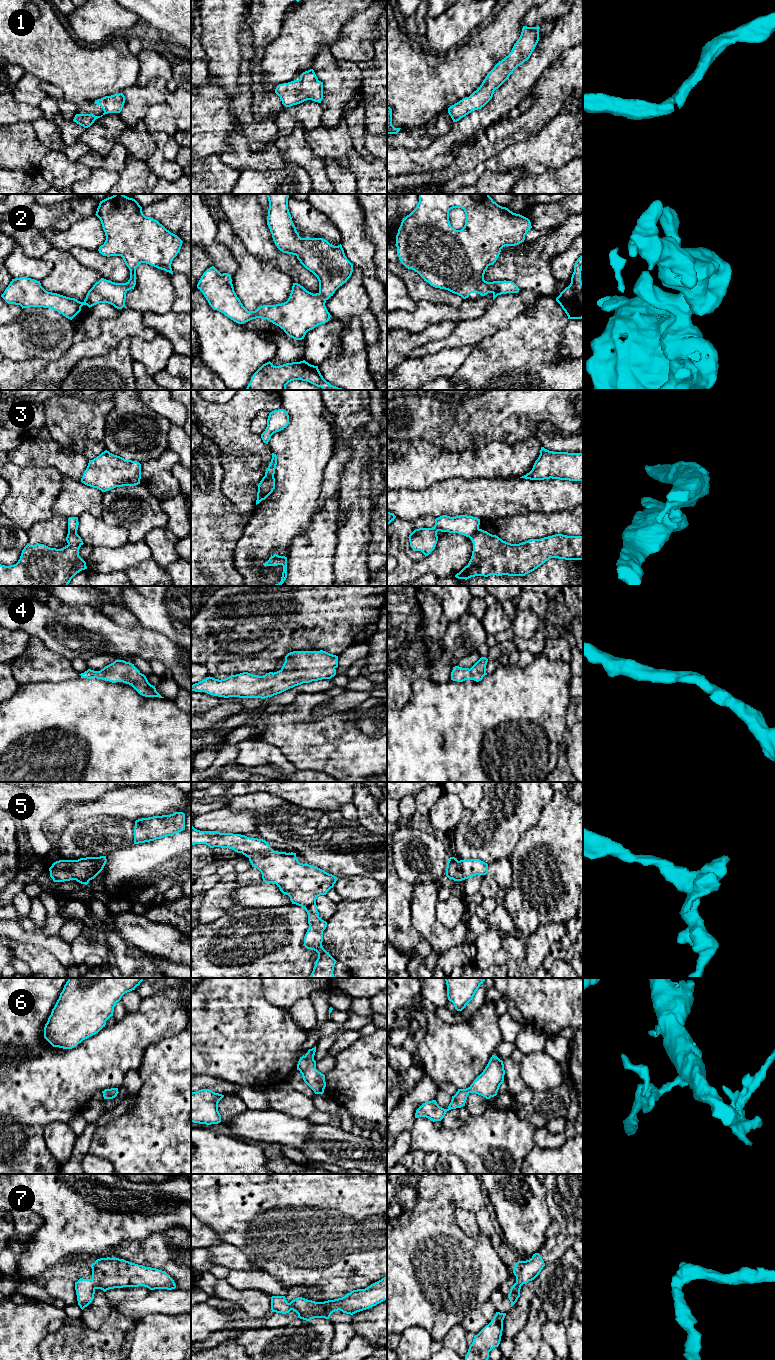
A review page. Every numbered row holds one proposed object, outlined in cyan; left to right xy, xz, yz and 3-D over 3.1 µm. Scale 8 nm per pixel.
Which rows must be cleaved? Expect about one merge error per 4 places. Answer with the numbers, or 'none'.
3

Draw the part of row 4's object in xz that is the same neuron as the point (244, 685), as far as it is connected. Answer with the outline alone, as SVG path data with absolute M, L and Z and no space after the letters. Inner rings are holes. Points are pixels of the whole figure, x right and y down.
M293 651L285 656L282 668L263 676L243 672L225 679L206 679L191 686L191 691L218 697L270 698L290 688L336 675L338 656L326 651Z

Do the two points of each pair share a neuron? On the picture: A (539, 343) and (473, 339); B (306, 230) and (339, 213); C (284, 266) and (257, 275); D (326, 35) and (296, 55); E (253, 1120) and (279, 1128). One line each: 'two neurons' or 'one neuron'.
A: two neurons
B: two neurons
C: two neurons
D: one neuron
E: one neuron

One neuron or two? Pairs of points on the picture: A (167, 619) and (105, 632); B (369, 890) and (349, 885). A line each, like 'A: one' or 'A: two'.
A: two
B: one

